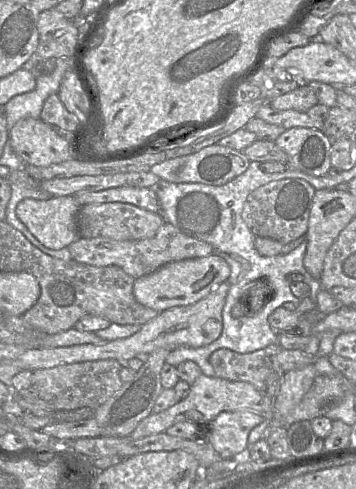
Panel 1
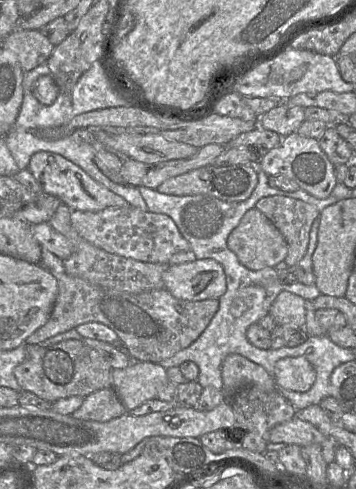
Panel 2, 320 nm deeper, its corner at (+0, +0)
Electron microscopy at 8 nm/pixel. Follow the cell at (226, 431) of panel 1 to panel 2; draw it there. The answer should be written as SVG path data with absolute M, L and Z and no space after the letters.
M298 416L286 423L276 425L268 435L269 443L284 443L301 447L310 444L322 444L327 438L313 424Z

